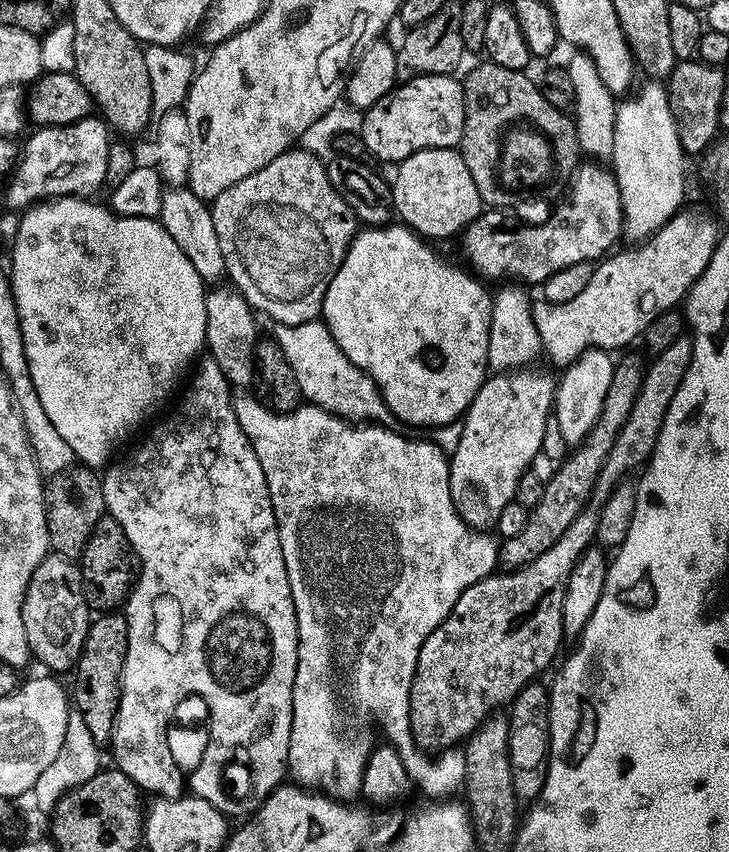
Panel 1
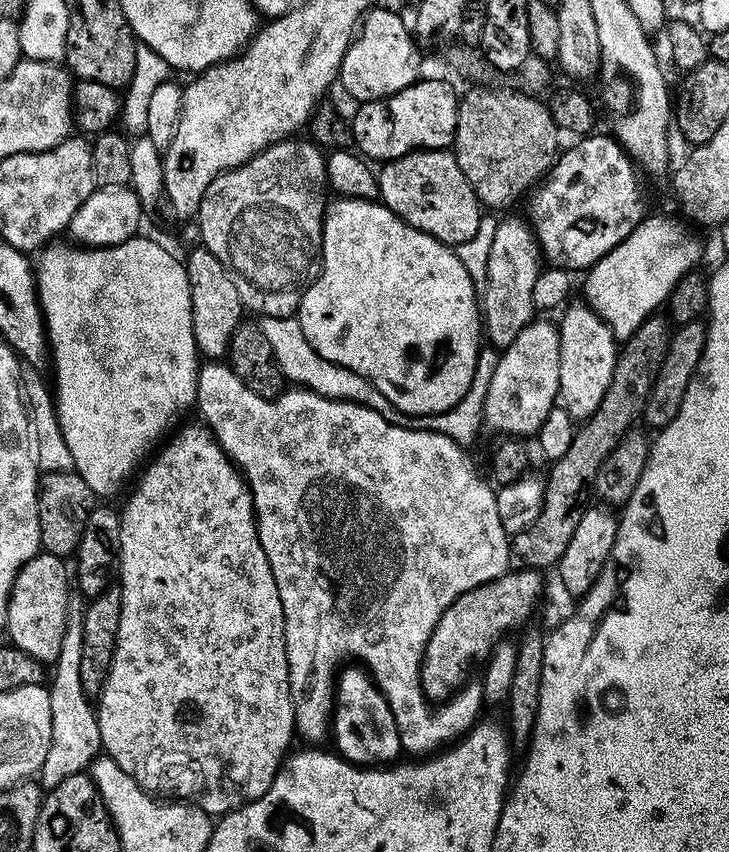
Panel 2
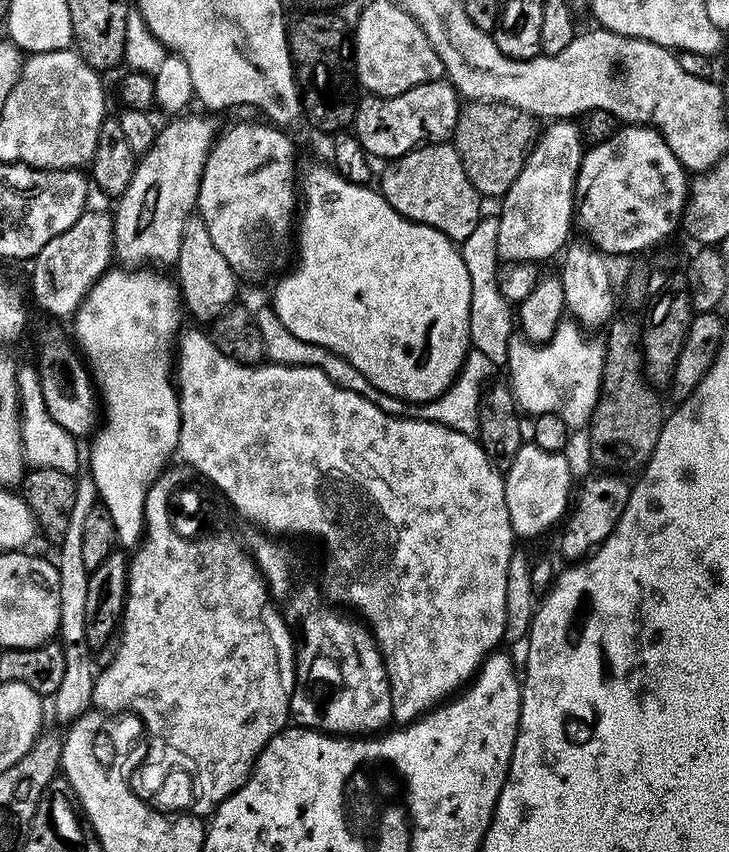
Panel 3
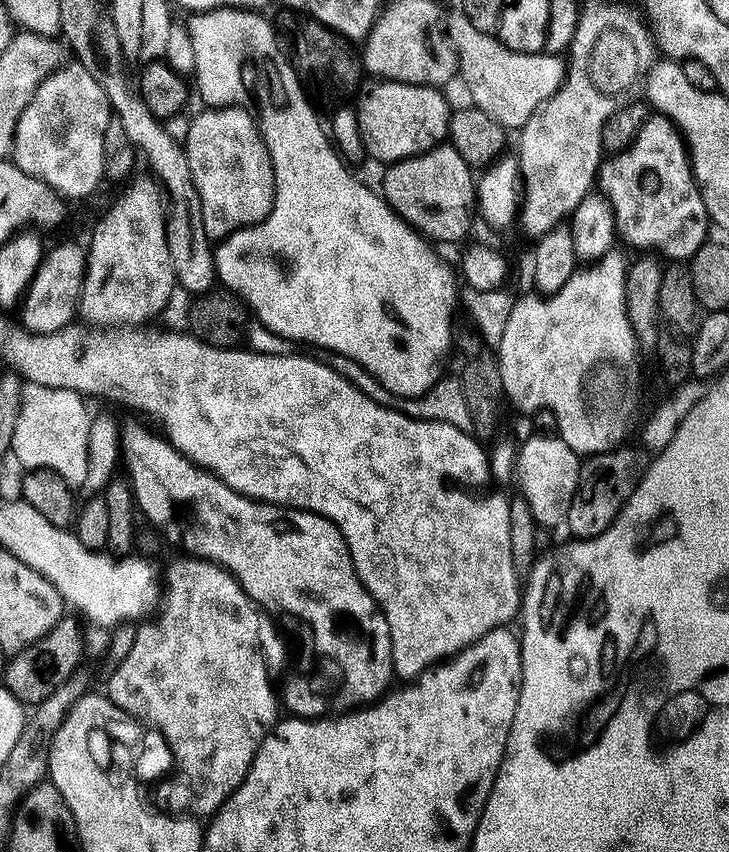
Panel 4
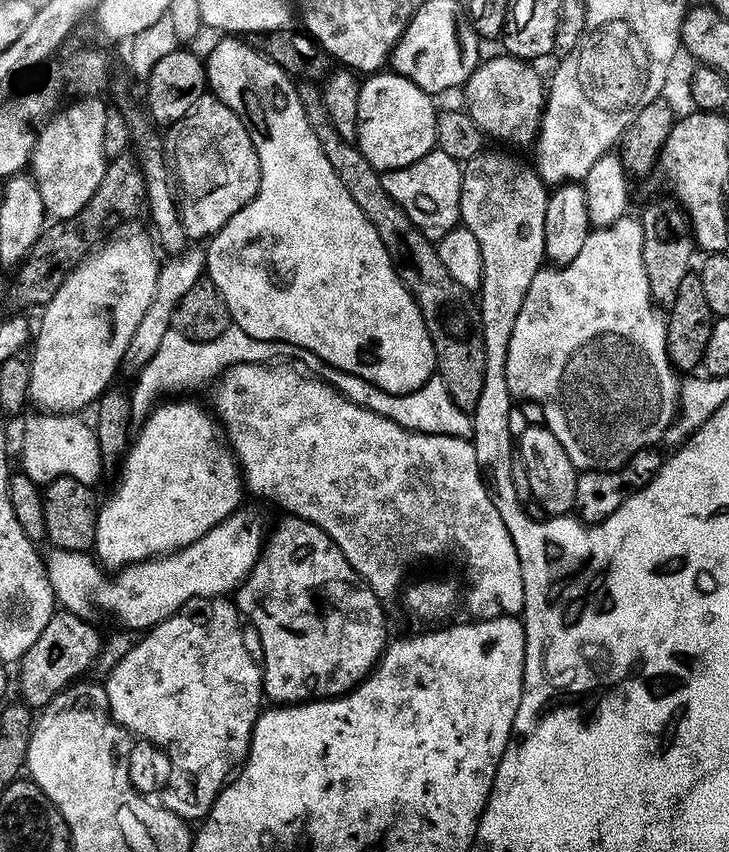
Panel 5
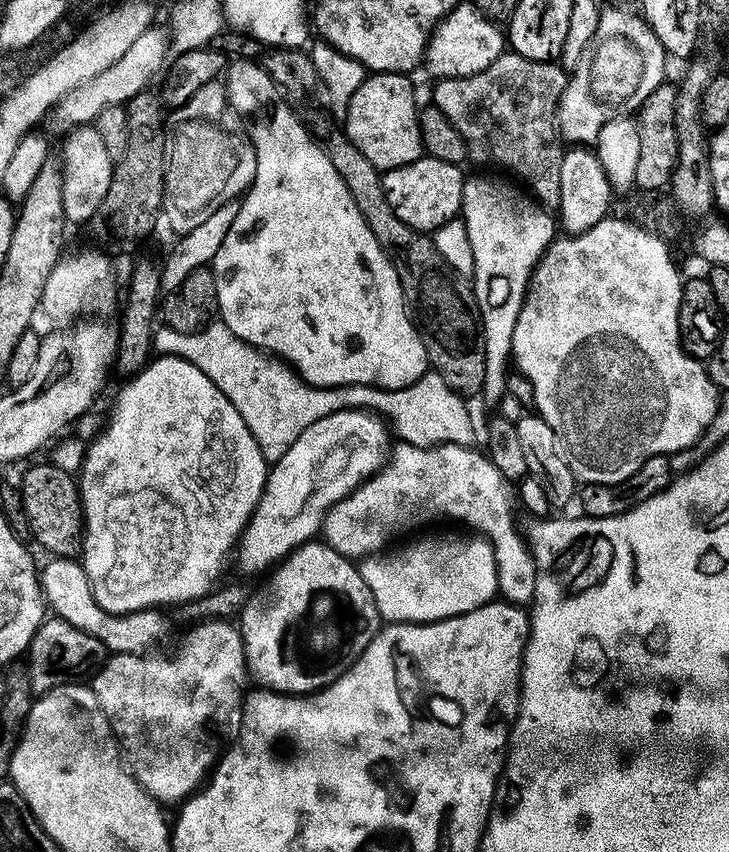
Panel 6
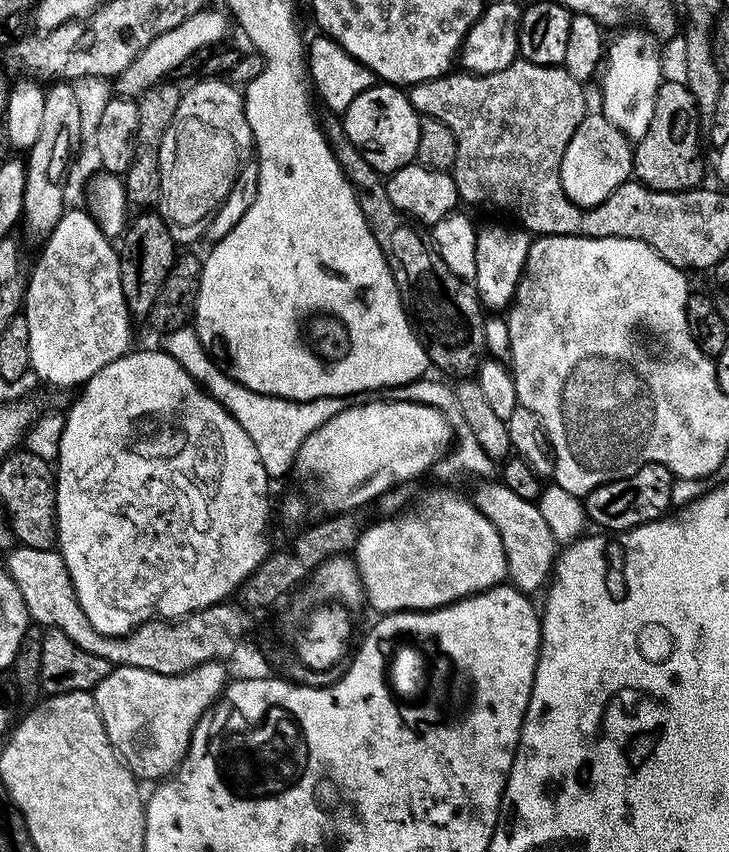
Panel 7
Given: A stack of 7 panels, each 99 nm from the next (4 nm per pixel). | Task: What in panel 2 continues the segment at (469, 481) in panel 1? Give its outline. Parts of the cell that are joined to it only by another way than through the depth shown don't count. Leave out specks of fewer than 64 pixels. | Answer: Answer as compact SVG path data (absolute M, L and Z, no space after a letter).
M533 319L518 334L509 348L503 349L490 390L486 394L484 428L504 432L508 438L527 438L536 434L552 408L557 407L560 394L560 330L548 320Z

